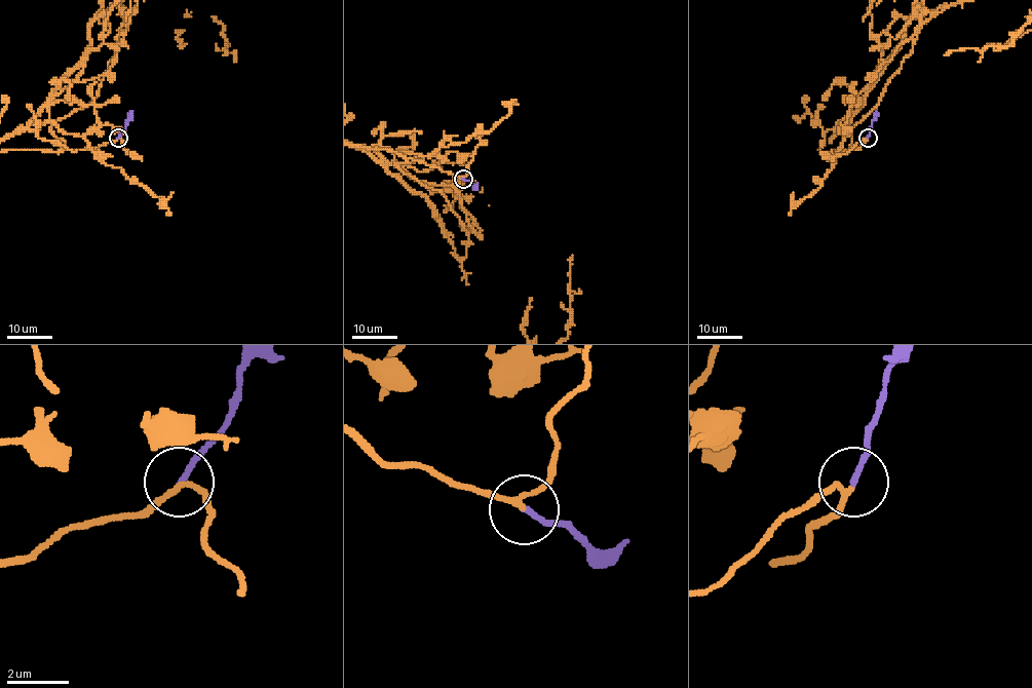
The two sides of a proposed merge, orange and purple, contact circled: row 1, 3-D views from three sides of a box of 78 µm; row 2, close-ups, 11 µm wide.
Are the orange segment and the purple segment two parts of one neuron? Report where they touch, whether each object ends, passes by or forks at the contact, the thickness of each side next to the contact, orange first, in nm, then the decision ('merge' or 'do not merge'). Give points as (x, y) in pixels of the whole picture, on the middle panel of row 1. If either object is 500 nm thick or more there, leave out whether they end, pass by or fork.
at (463, 179); orange passes by; purple ends there; 150 nm thick on the orange side, 180 nm on the other; merge

